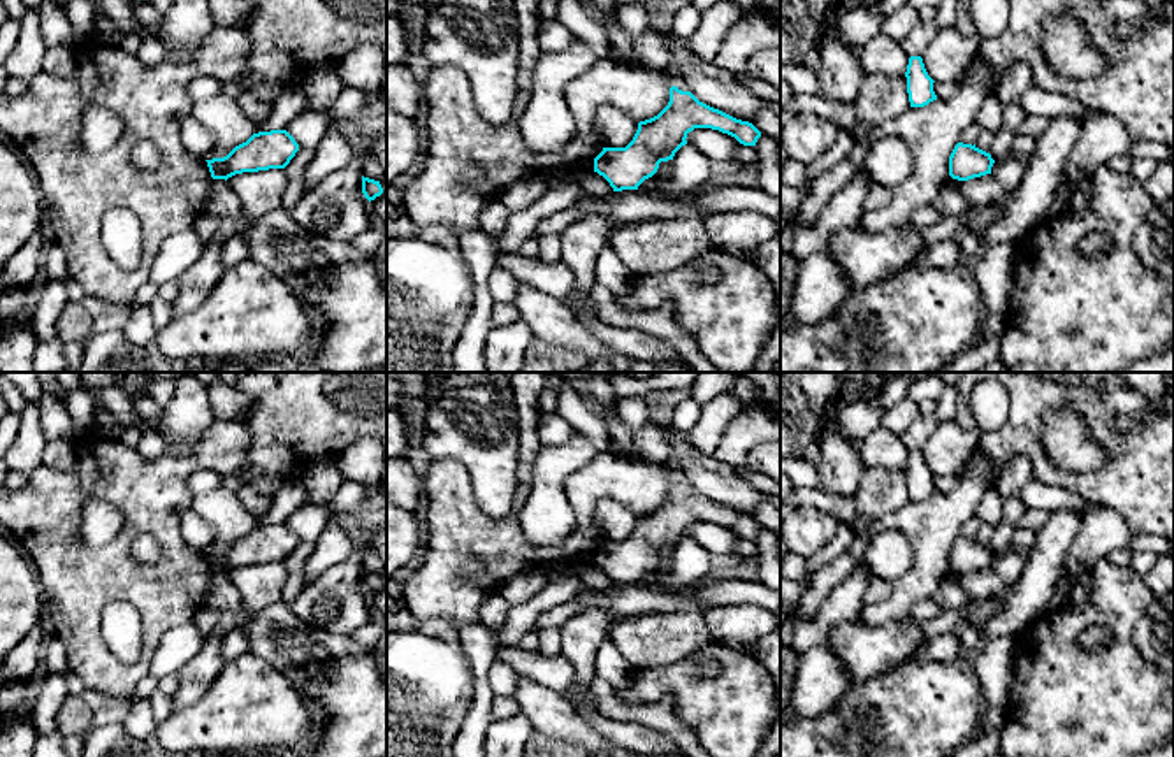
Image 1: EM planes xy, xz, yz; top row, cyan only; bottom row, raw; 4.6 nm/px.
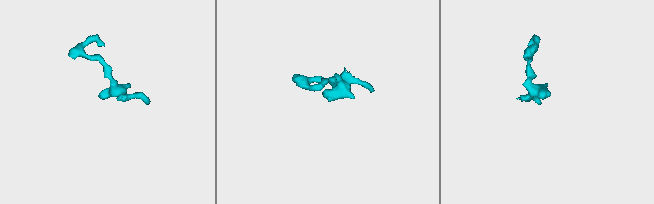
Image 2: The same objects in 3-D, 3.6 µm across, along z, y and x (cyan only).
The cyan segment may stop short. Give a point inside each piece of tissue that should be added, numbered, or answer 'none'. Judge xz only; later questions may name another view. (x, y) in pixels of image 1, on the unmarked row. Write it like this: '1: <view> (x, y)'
1: xz (675, 471)

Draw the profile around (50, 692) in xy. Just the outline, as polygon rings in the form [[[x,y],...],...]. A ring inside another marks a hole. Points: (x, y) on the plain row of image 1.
[[[42,671],[37,674],[37,687],[30,706],[30,720],[37,729],[39,738],[58,732],[56,715],[65,701],[65,678],[58,671]]]

